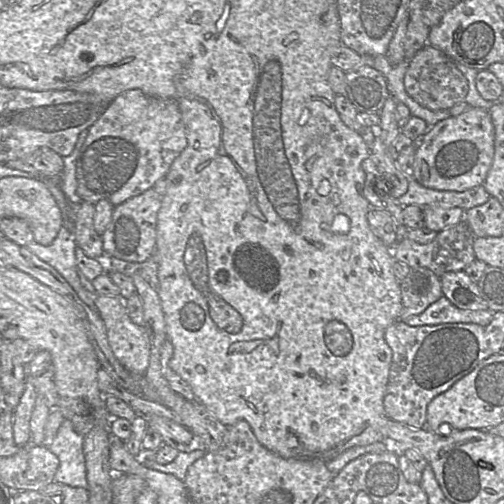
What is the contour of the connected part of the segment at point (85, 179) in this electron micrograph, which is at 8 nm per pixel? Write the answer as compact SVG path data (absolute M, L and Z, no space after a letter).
M139 89L127 90L116 96L88 128L88 135L76 160L77 194L82 201L96 204L106 199L117 206L152 188L158 179L165 178L171 164L186 145L181 110L174 99L148 96Z

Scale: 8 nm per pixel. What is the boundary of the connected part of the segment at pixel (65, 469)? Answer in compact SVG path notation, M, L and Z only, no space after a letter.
M65 419L52 442L45 444L59 460L54 482L87 489L83 441L84 436L76 432L71 421Z

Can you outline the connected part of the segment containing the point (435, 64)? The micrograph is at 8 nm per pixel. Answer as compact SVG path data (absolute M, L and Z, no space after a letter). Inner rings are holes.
M429 43L410 60L404 87L418 104L433 111L450 110L457 103L464 102L469 90L467 79L454 62Z

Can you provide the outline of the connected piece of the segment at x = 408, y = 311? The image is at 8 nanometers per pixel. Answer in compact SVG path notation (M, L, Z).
M422 267L411 268L409 274L400 281L402 295L402 309L398 320L421 314L429 305L442 297L441 278L431 270Z

